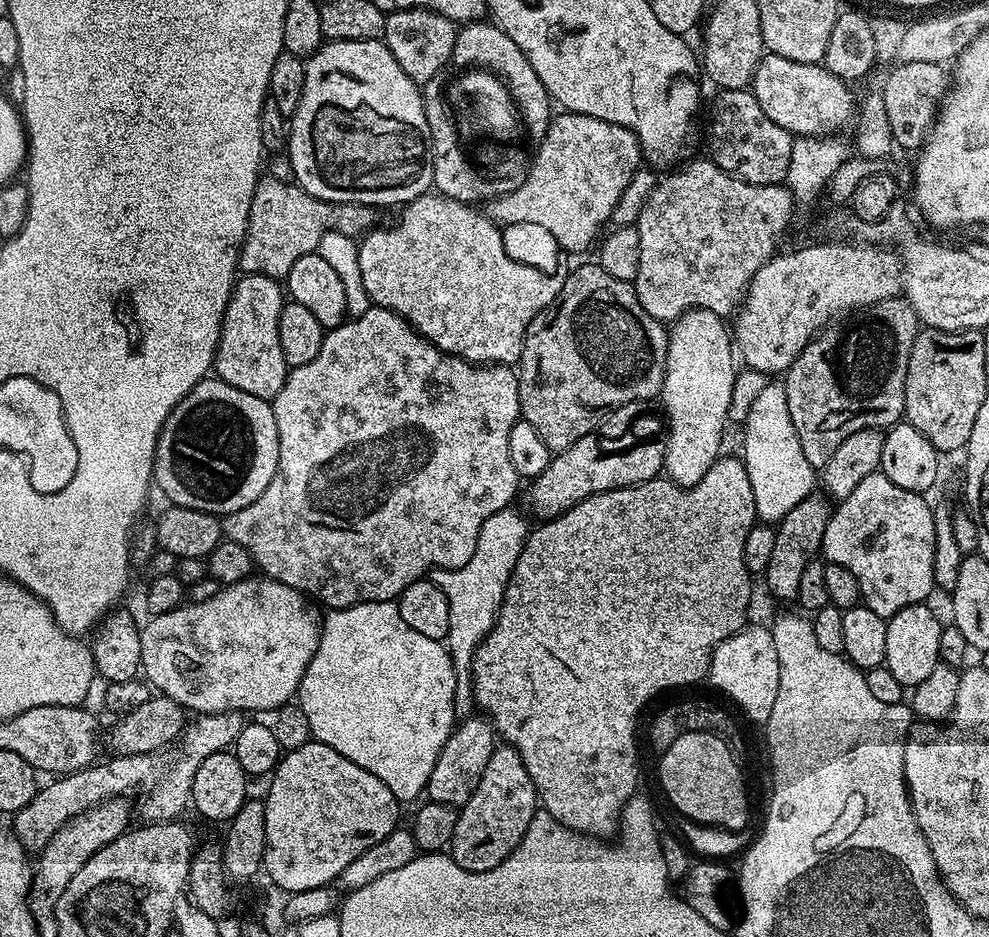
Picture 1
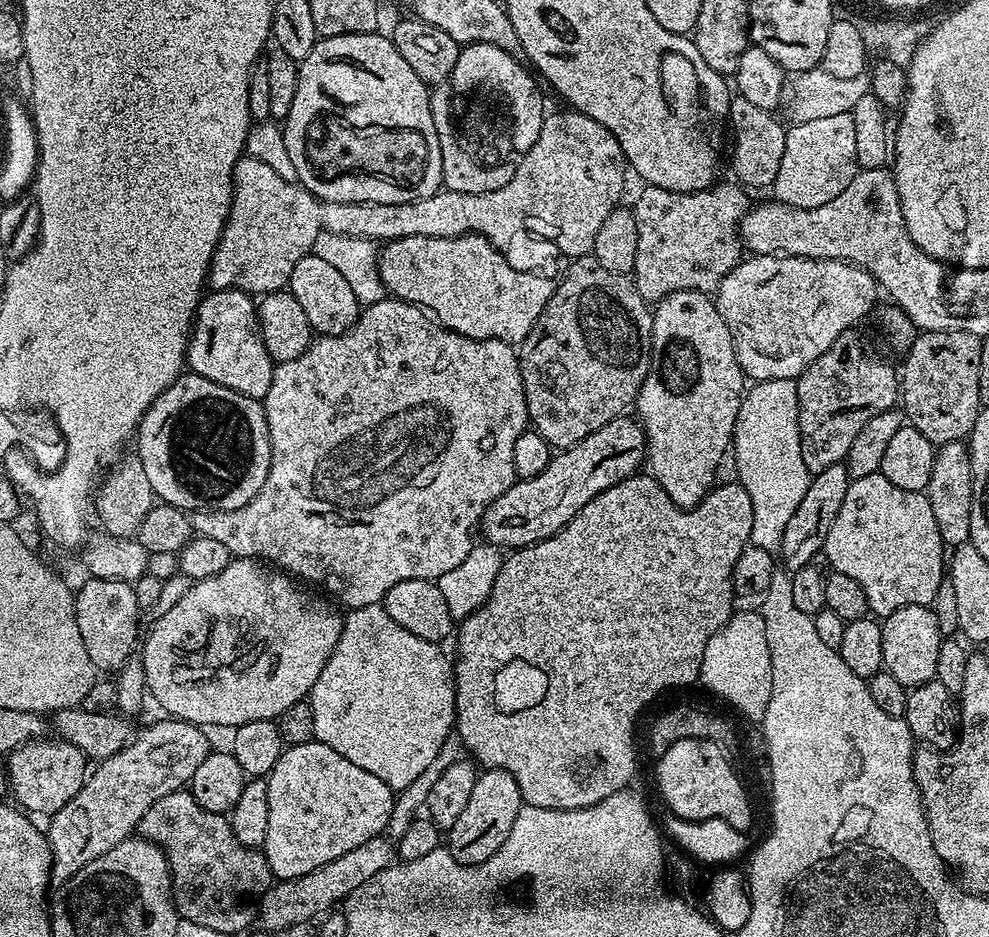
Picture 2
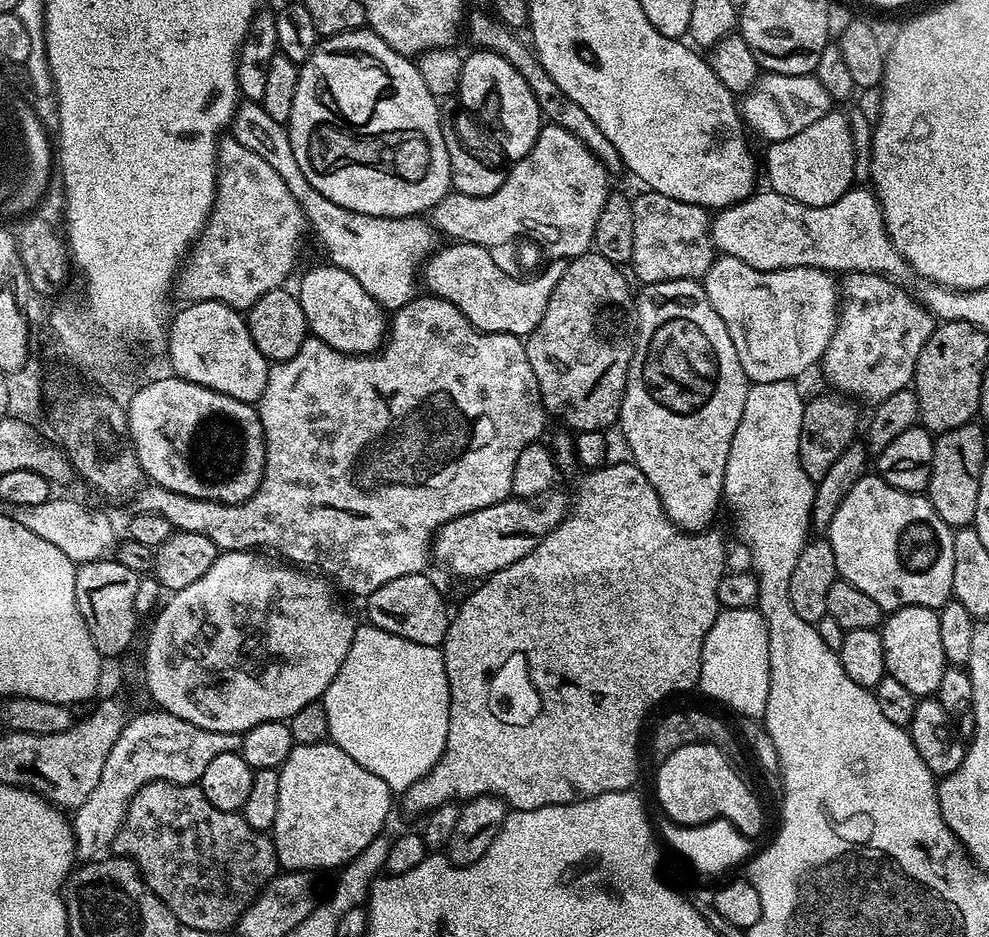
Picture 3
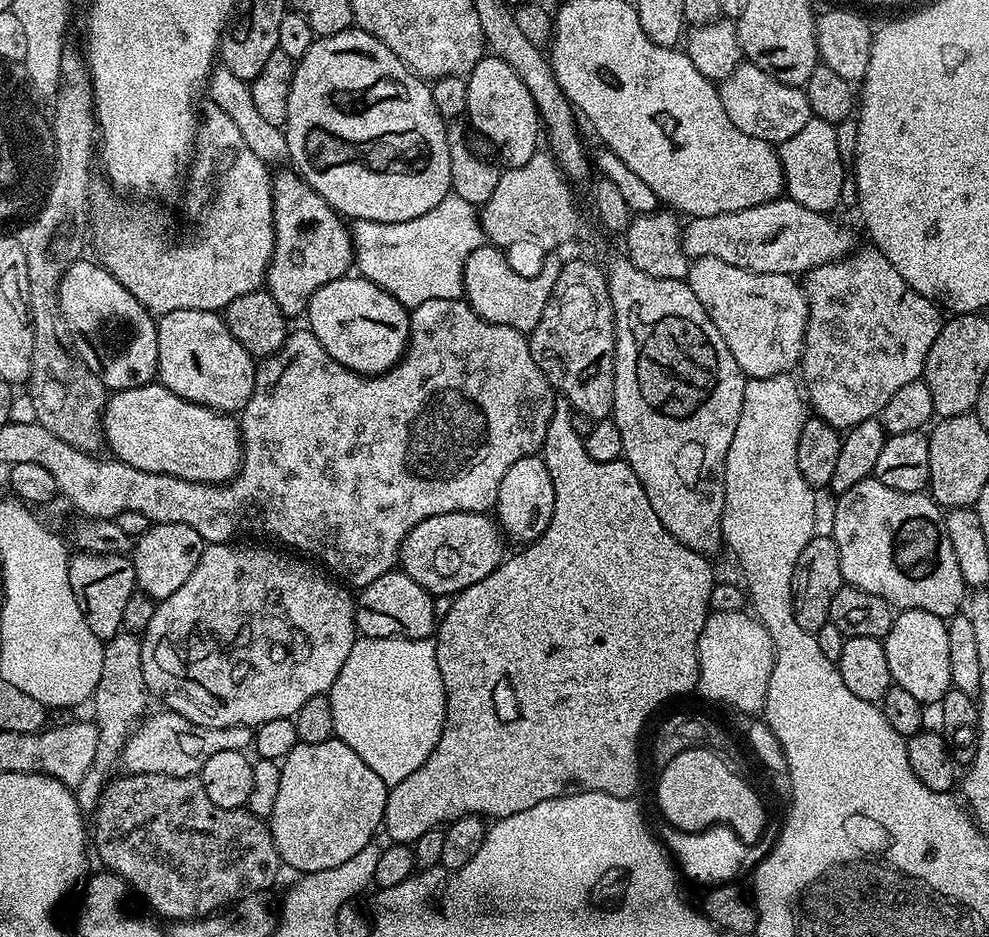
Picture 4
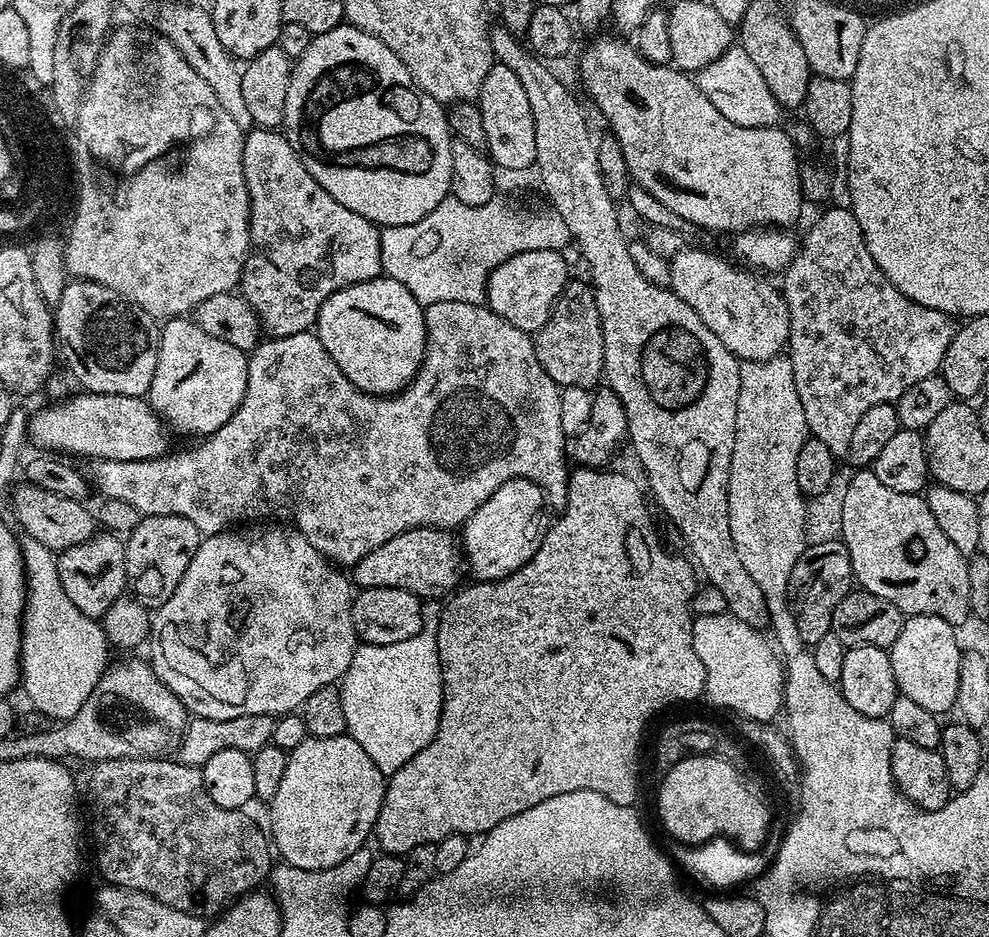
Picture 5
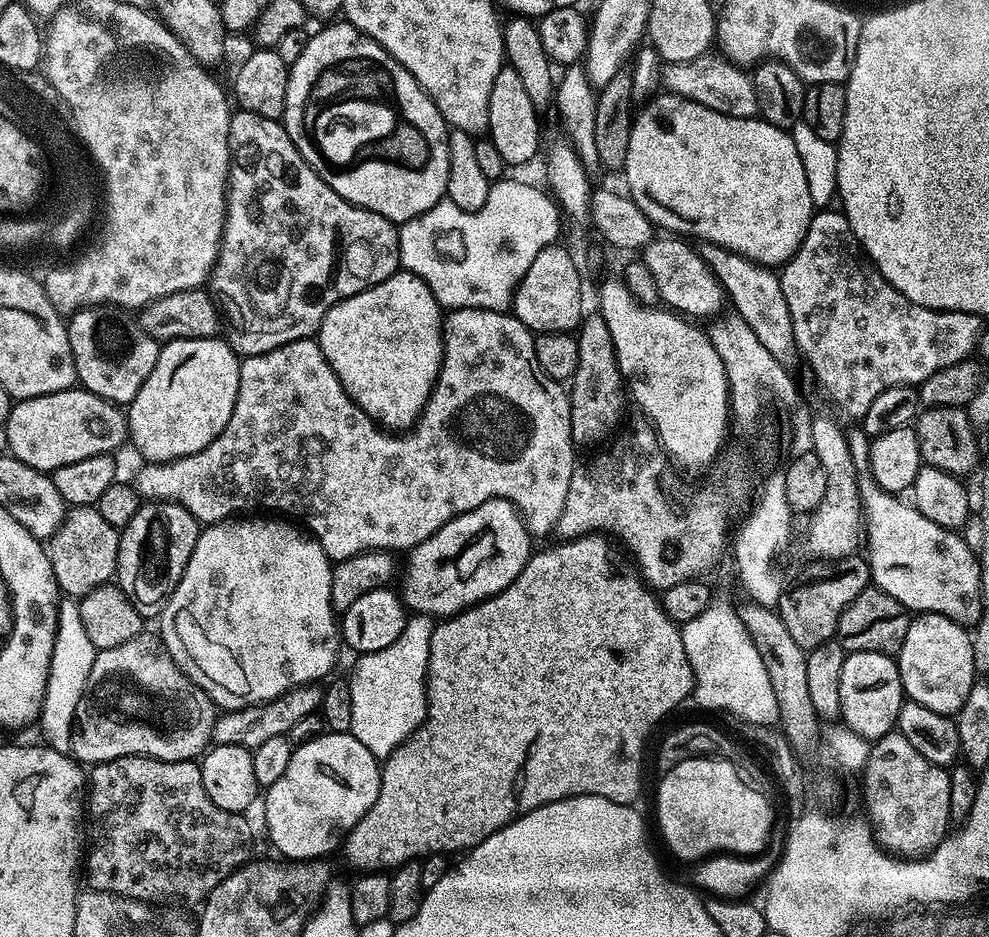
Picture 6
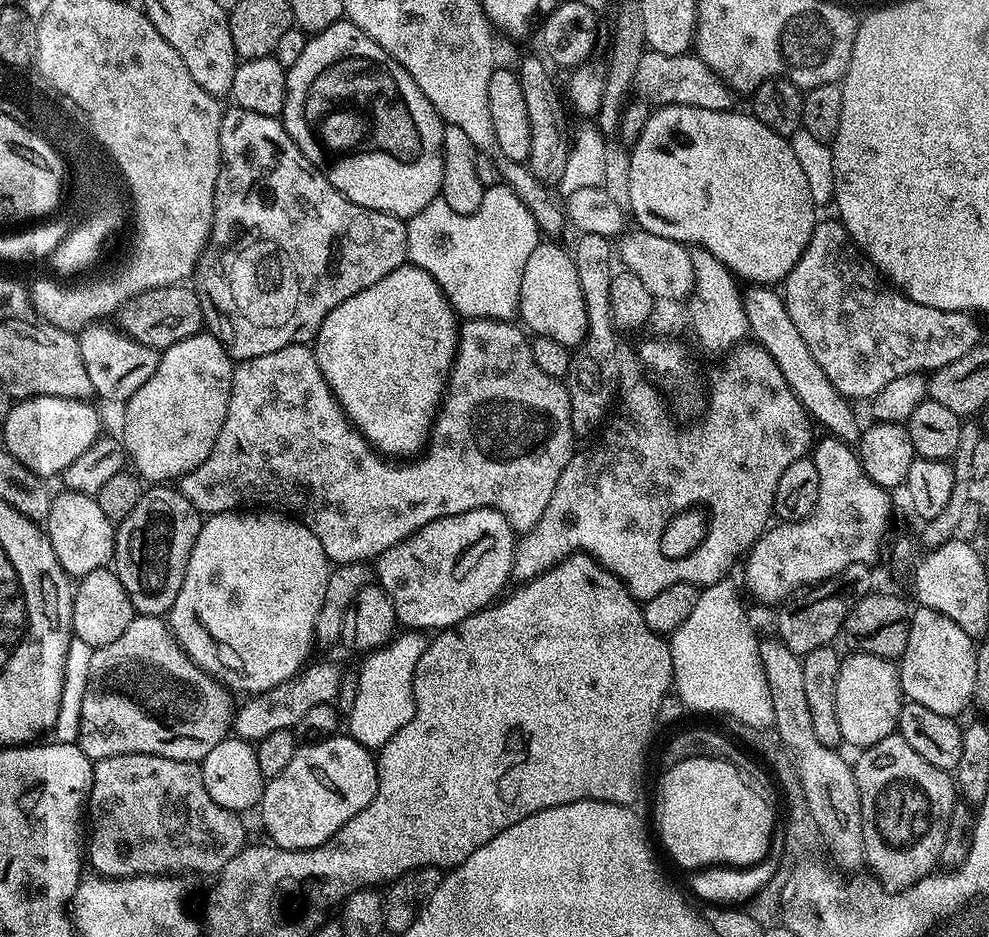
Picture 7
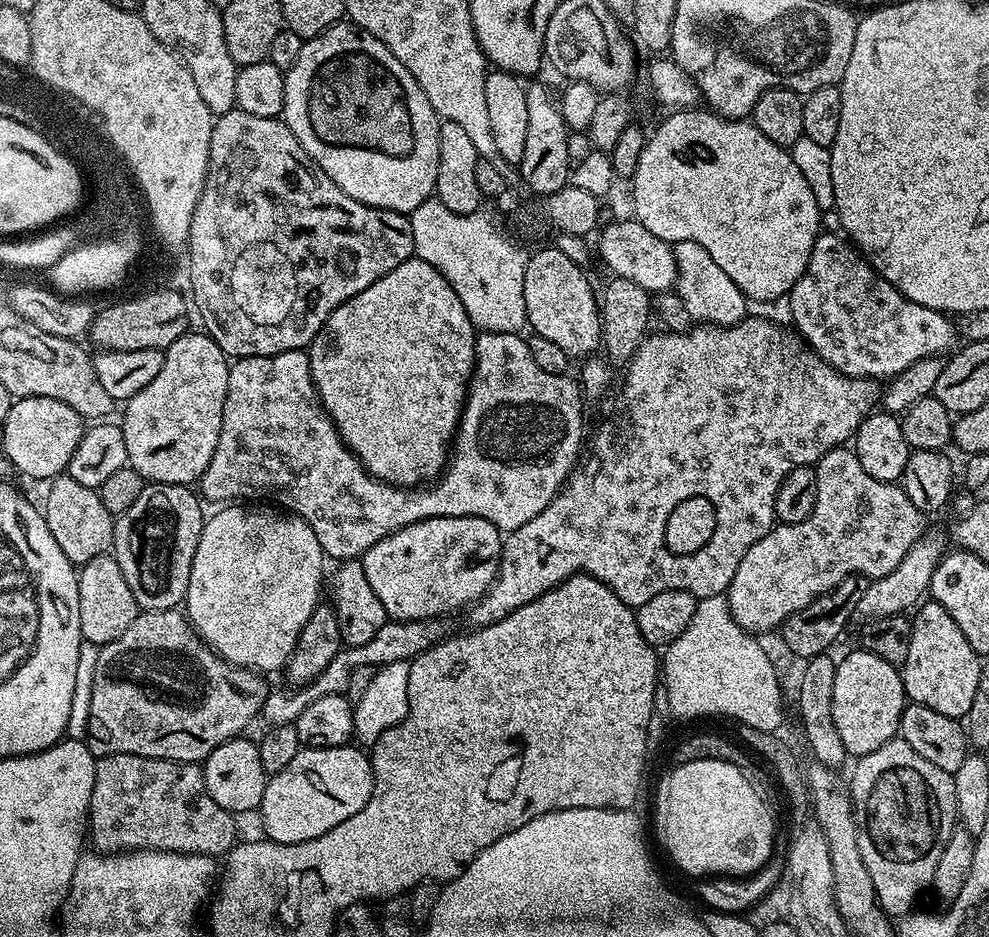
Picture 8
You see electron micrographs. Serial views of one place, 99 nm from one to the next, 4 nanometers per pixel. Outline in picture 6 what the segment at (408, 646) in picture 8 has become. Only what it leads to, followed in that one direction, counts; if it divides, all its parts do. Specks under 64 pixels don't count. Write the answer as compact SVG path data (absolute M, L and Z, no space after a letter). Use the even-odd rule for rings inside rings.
M319 683L303 684L300 688L292 688L278 698L268 700L264 704L255 704L245 708L229 708L221 711L214 722L211 743L222 746L242 746L249 750L262 746L262 742L270 738L287 736L302 718L313 715L321 704L322 688Z

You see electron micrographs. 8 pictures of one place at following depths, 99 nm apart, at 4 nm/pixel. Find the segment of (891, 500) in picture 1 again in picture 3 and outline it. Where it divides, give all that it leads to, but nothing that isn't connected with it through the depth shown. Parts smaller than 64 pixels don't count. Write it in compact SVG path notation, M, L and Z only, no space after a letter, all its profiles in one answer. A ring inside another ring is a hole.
M865 474L842 498L842 506L826 529L826 539L834 550L834 562L839 579L853 584L862 594L870 594L885 613L891 614L906 606L926 606L939 610L953 599L954 542L949 528L934 510L927 495L903 492L892 488L878 474Z

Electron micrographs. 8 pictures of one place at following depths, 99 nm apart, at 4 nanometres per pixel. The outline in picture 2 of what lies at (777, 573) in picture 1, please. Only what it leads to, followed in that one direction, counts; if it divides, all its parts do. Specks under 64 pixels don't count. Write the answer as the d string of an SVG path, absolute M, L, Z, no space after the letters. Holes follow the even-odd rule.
M844 462L826 466L826 470L815 473L809 479L806 494L802 494L802 502L798 502L798 510L794 510L778 549L779 559L782 564L784 559L785 569L795 570L806 566L806 562L823 553L824 543L830 534L830 526L834 526L834 518L838 518L838 510L842 510L842 502L846 498L849 483L848 465Z

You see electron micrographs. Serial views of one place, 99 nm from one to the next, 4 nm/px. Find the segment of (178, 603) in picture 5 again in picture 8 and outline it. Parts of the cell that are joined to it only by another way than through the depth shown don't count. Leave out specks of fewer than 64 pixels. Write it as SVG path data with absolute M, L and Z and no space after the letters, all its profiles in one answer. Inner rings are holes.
M224 506L221 512L216 512L207 517L202 530L202 538L198 538L198 550L194 550L194 566L190 566L190 586L184 595L183 611L188 617L189 624L200 634L201 640L212 649L217 657L223 658L227 663L237 664L240 668L250 668L261 674L276 672L287 665L290 654L296 649L298 638L310 618L310 614L321 603L320 583L324 580L324 563L326 557L322 546L318 542L318 534L310 530L310 526L301 516L292 514L287 518L288 522L281 522L282 515L276 512L259 512L256 508L232 508L236 506Z

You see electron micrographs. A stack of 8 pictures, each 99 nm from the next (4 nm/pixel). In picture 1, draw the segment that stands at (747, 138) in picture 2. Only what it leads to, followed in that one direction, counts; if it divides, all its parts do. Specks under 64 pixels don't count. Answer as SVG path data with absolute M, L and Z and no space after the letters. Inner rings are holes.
M748 88L715 93L712 117L708 120L707 155L723 172L758 186L784 184L790 163L793 135L774 122L758 106L758 98Z

